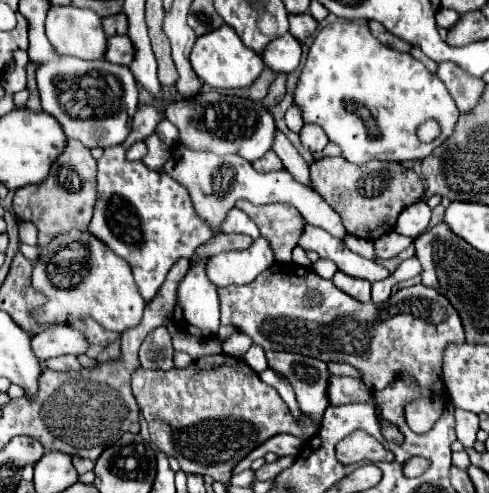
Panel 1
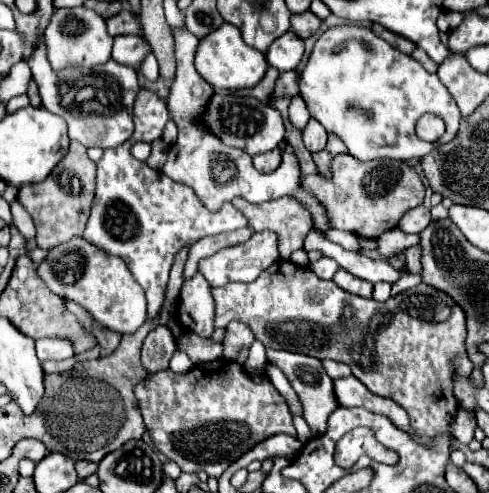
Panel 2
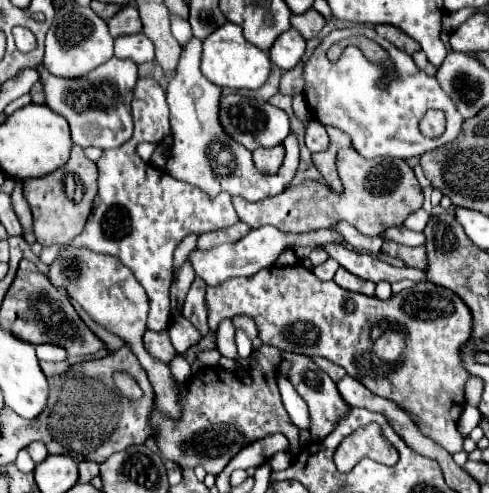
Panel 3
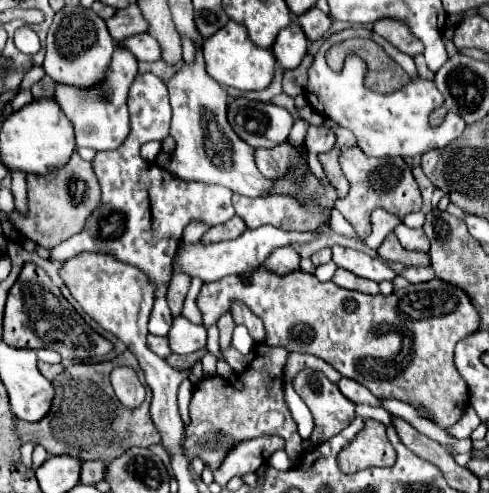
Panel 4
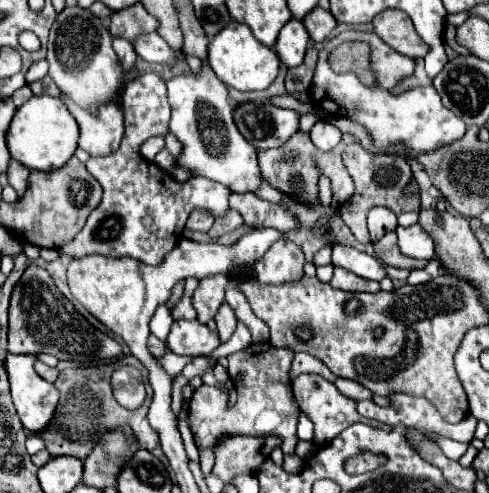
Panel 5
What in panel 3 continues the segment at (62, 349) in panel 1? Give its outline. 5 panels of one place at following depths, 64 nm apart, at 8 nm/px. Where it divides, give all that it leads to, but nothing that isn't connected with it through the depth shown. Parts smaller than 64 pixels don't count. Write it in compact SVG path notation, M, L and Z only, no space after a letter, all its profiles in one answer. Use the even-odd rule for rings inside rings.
M48 344L36 346L36 352L38 352L38 360L46 360L46 362L66 360L66 354L64 354L62 348L54 348L54 346L48 346Z

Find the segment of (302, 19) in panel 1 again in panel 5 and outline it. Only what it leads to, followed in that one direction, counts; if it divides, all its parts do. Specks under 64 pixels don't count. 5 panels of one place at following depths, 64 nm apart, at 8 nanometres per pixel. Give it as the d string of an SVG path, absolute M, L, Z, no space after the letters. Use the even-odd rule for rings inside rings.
M320 6L314 8L314 12L308 14L302 22L308 28L308 34L310 34L310 38L314 42L324 42L330 36L330 32L336 28L336 24L338 24L336 18L328 10L324 10Z

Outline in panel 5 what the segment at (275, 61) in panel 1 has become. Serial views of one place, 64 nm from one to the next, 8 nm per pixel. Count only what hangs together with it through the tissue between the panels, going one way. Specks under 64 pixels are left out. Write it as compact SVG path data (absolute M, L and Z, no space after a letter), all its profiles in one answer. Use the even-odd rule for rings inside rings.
M292 18L278 34L278 42L274 46L276 54L280 56L282 64L286 64L288 68L300 66L308 48L308 30L304 28L304 24L296 18Z

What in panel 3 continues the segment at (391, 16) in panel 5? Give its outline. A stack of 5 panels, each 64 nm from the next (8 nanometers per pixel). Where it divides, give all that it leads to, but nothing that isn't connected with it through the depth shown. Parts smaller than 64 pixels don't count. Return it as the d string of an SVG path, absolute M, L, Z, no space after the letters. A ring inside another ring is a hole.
M378 24L374 26L374 30L382 36L382 38L388 38L398 50L406 52L406 54L414 54L420 50L420 44L416 40L412 40L408 34L404 34L400 28L396 26L390 26L390 24Z

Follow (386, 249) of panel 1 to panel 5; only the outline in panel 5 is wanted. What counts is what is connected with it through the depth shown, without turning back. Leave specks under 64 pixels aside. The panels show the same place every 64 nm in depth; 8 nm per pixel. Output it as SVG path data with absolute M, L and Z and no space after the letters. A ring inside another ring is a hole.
M420 224L402 228L396 228L398 234L398 248L408 258L418 260L430 260L434 256L434 240L420 228Z

